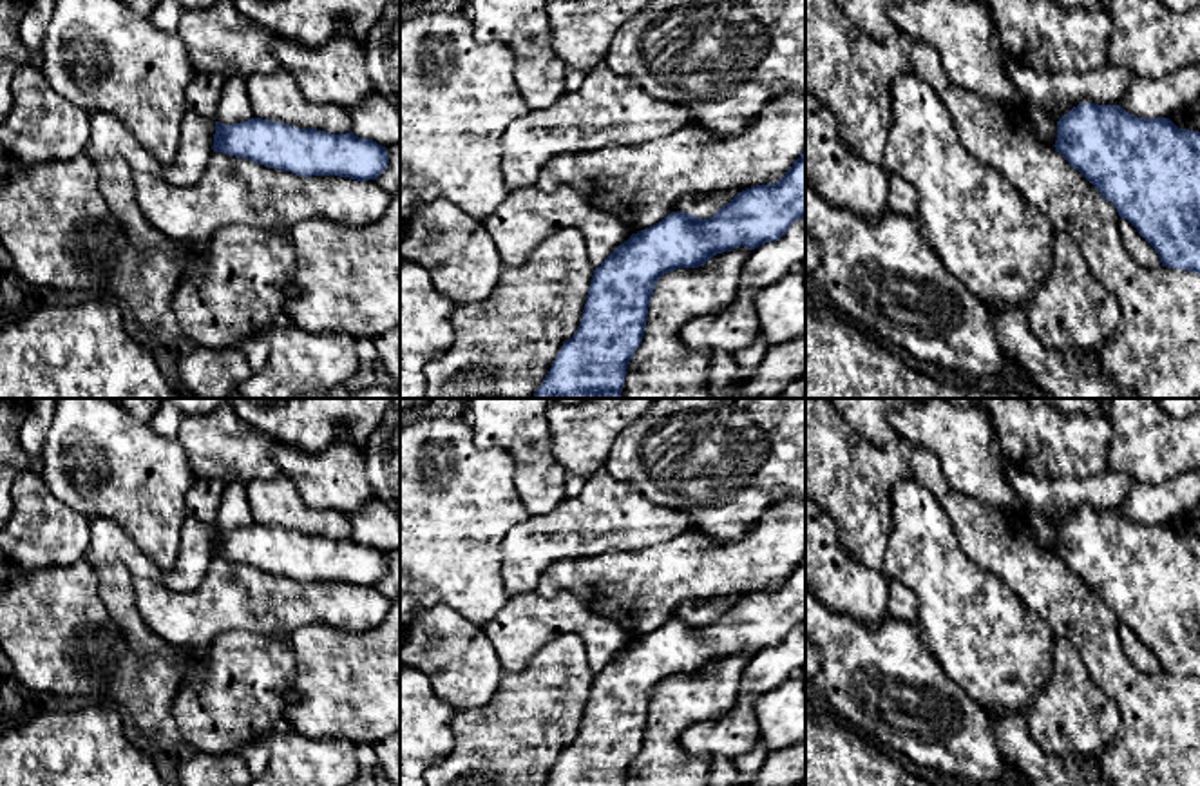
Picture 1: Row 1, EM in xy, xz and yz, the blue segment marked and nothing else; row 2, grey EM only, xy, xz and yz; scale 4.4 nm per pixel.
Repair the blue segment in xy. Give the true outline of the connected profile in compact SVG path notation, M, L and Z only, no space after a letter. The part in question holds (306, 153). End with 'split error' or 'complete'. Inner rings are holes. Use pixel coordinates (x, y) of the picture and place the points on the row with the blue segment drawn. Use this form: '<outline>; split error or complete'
M262 118L232 125L215 121L214 152L246 158L295 176L338 176L357 181L376 179L389 163L386 147L351 130L331 134Z; complete

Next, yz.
M1079 103L1057 121L1053 147L1138 230L1162 266L1200 273L1200 132L1178 129L1169 118L1137 118L1119 105Z; complete

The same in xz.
M805 147L780 181L738 192L713 217L671 212L594 270L583 319L532 398L619 398L657 281L738 246L778 241L805 217Z; complete

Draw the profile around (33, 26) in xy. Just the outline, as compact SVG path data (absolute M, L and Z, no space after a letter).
M29 0L29 9L20 24L20 33L25 45L40 54L45 31L52 18L56 0Z

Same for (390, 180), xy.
M400 143L387 147L387 168L375 179L389 196L400 190Z

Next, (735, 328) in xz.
M805 217L791 225L778 241L760 244L746 257L731 304L711 317L691 319L681 331L690 348L737 351L760 335L760 321L753 310L755 293L776 283L805 261Z

